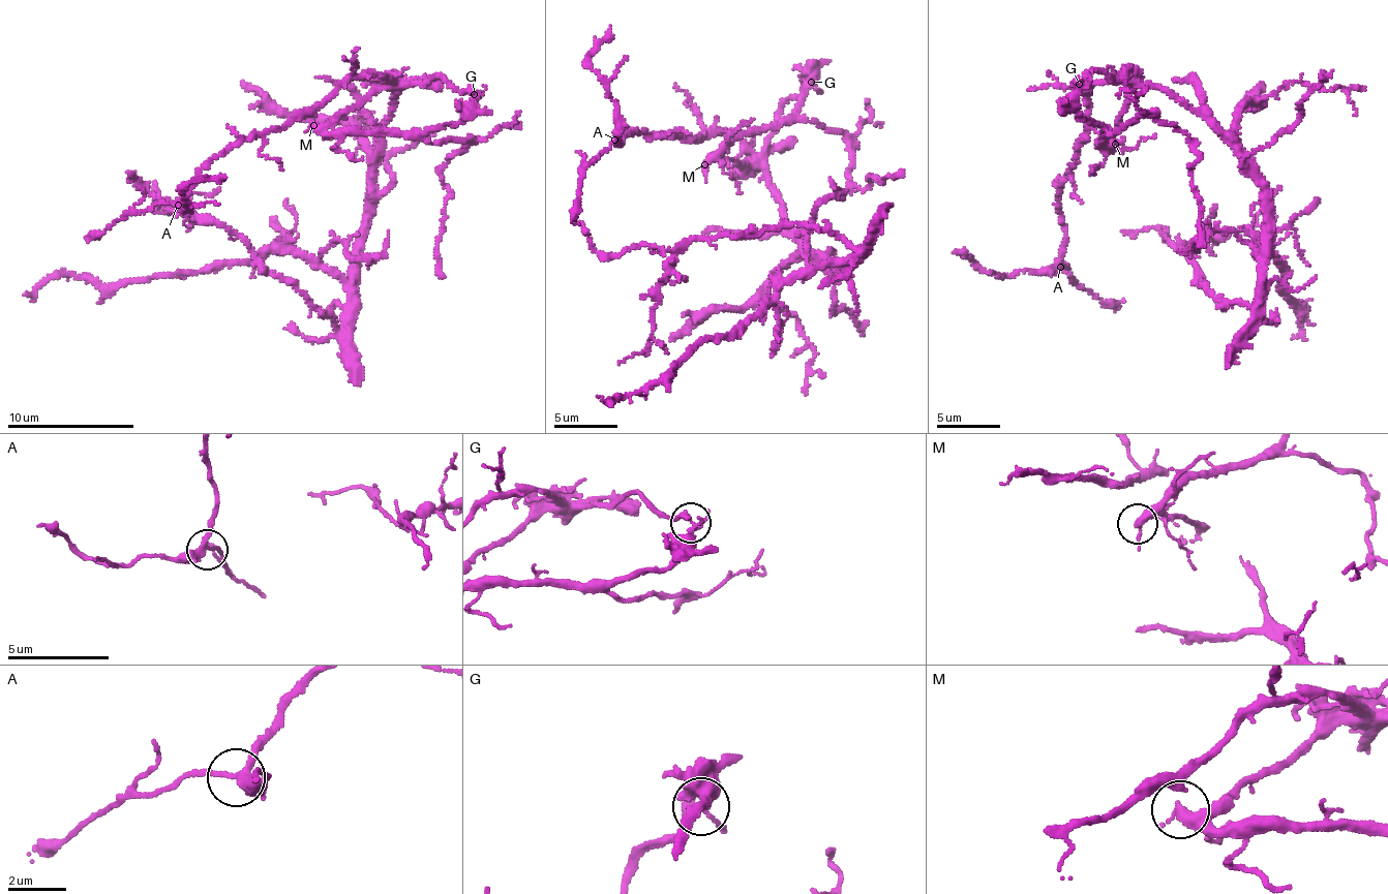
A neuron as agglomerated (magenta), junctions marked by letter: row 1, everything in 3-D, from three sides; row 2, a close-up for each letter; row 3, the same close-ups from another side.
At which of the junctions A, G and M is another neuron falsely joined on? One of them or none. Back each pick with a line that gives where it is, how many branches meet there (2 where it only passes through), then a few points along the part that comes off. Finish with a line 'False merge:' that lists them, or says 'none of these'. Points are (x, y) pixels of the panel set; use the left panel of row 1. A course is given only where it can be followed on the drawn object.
G: Place: (474, 94). Branches: 3. Course of the part to remove: (474, 95), (469, 114), (427, 134), (432, 144), (470, 142), (443, 166), (438, 271), (445, 277)
False merge: G

